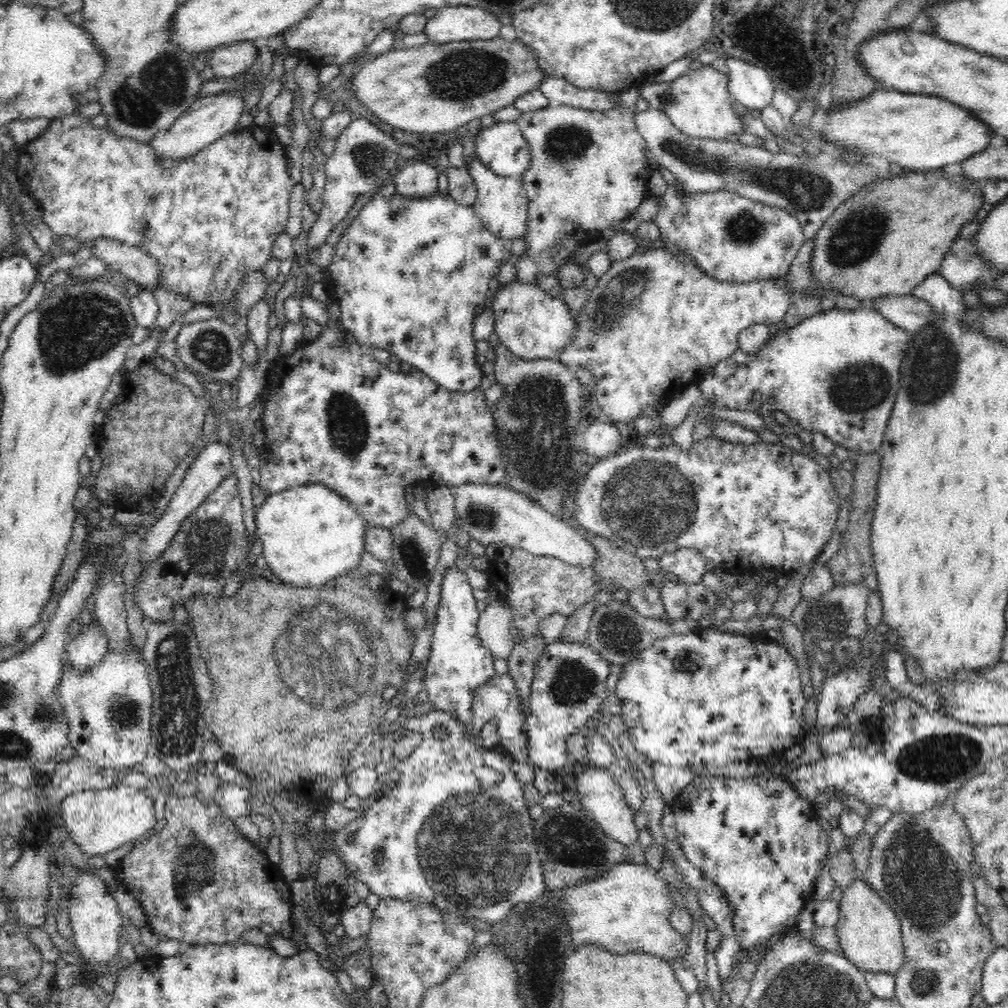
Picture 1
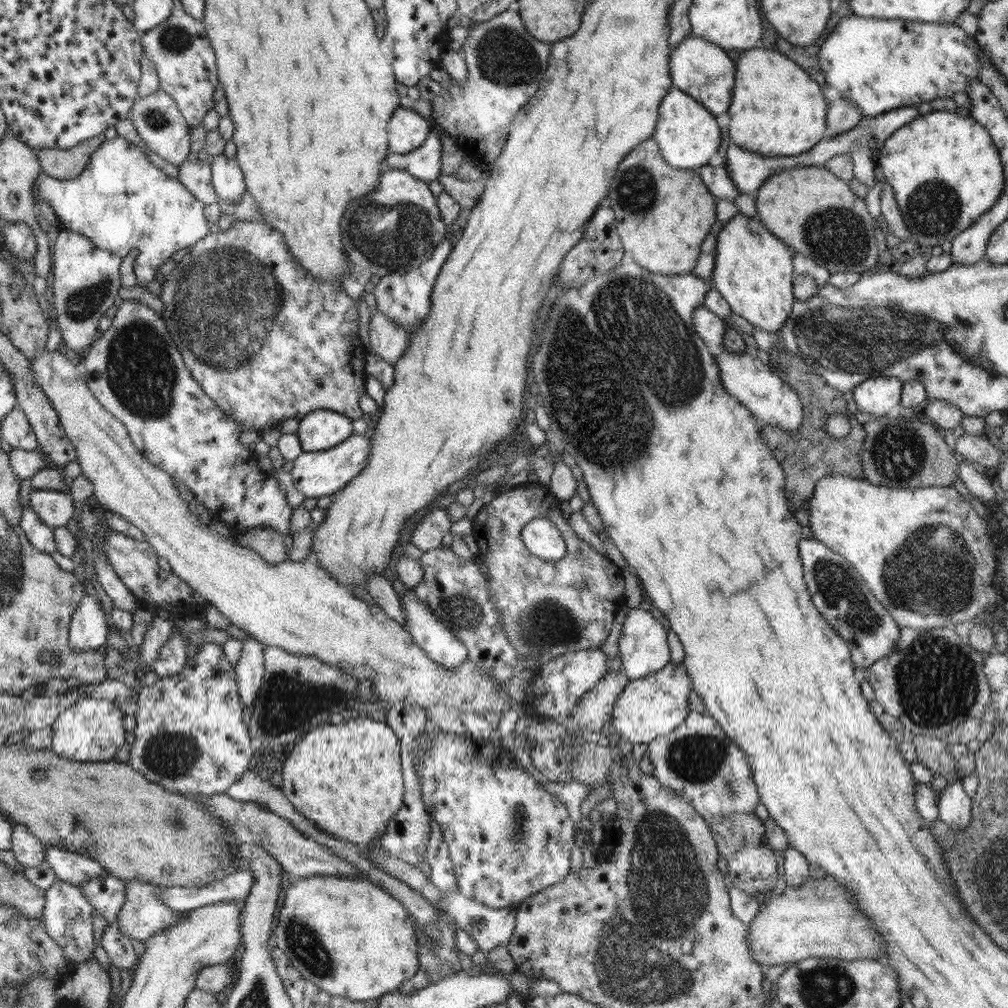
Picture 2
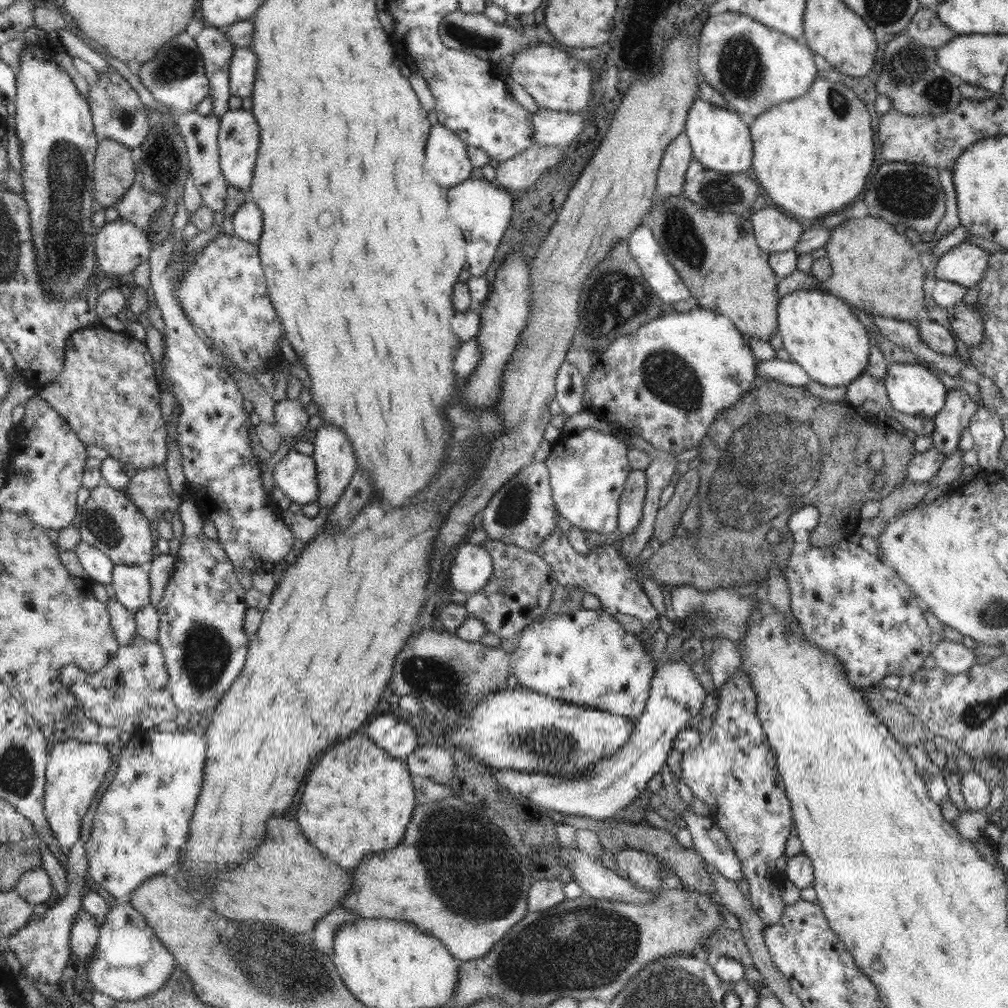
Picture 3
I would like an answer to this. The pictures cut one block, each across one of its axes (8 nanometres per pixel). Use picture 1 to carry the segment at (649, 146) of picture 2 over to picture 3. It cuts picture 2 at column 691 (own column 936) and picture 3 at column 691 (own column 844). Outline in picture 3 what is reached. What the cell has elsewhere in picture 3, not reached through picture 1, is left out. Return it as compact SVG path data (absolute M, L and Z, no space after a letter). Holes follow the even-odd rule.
M682 194L666 197L661 203L657 198L649 214L654 222L651 226L654 239L662 247L668 263L678 271L691 296L698 300L699 307L726 316L747 339L756 337L769 342L778 332L778 282L769 264L769 254L758 247L751 220L731 212L702 208Z

